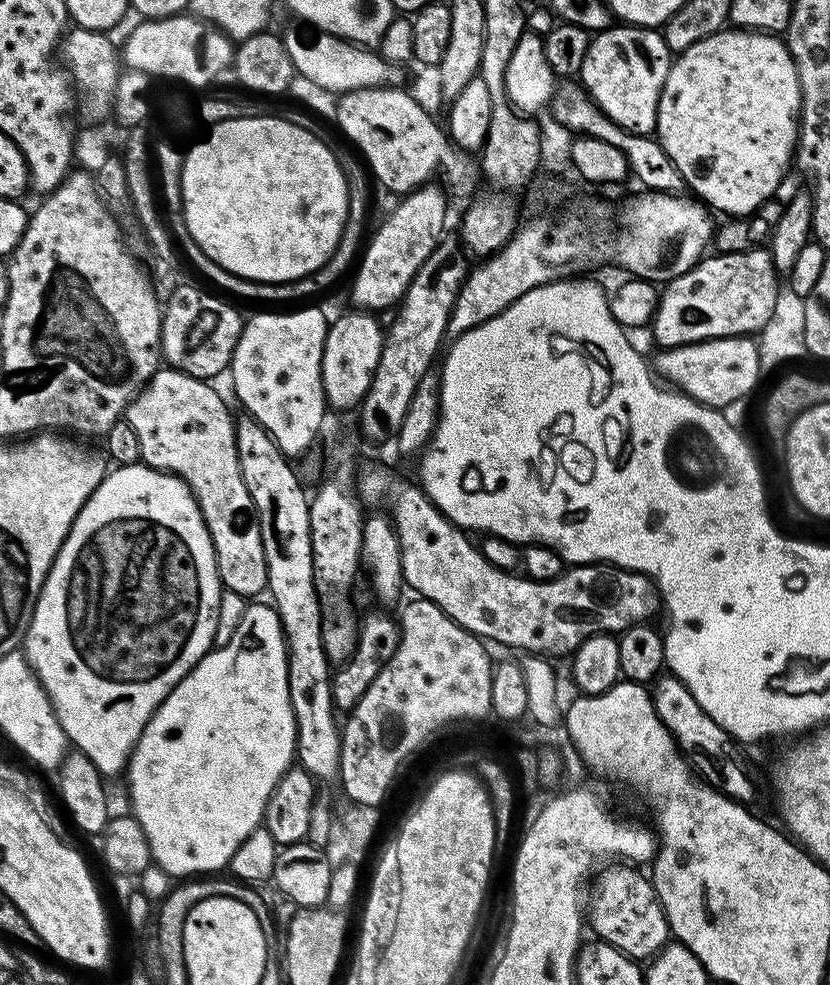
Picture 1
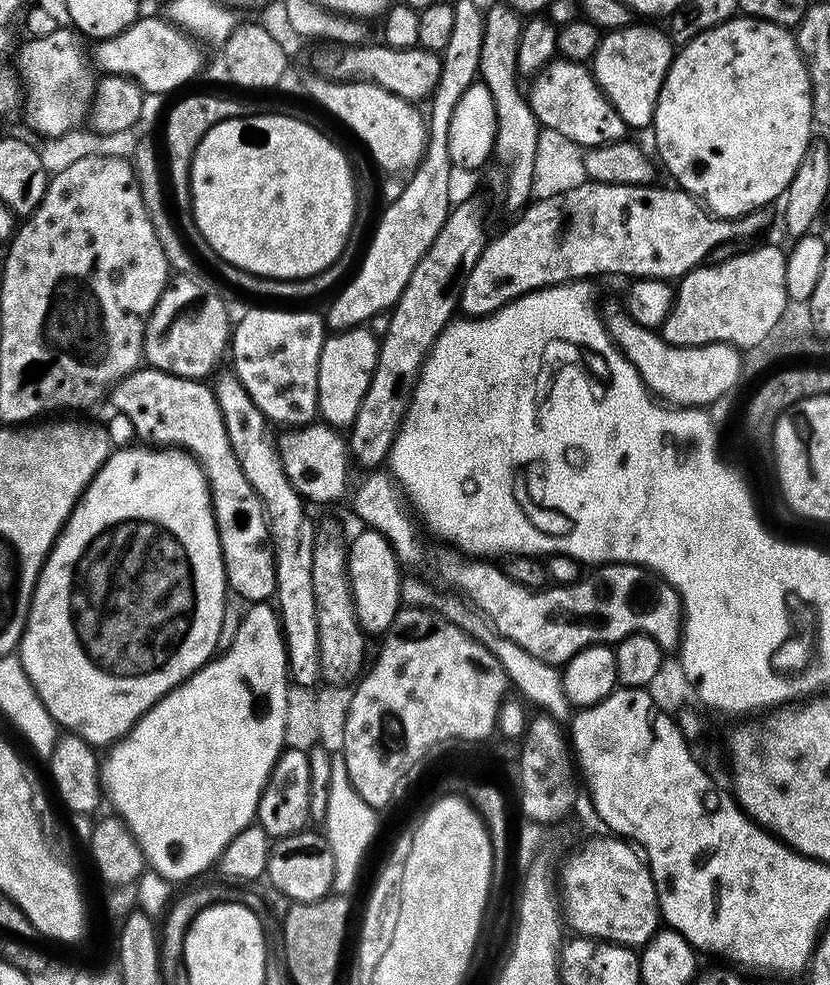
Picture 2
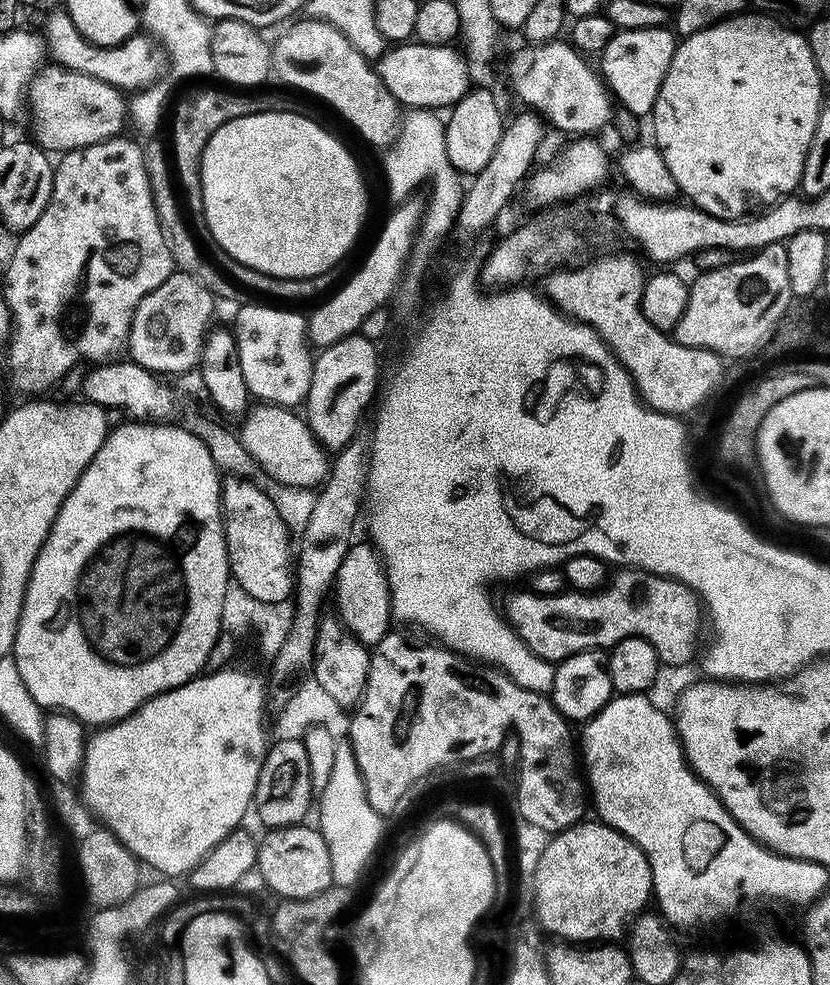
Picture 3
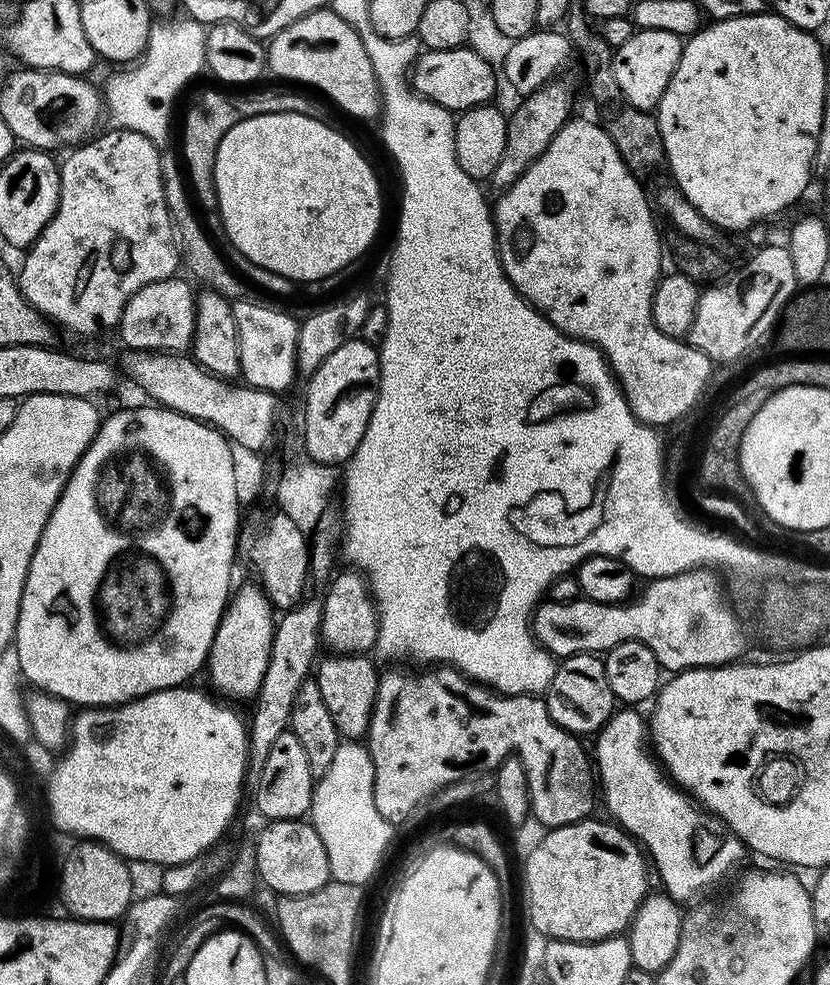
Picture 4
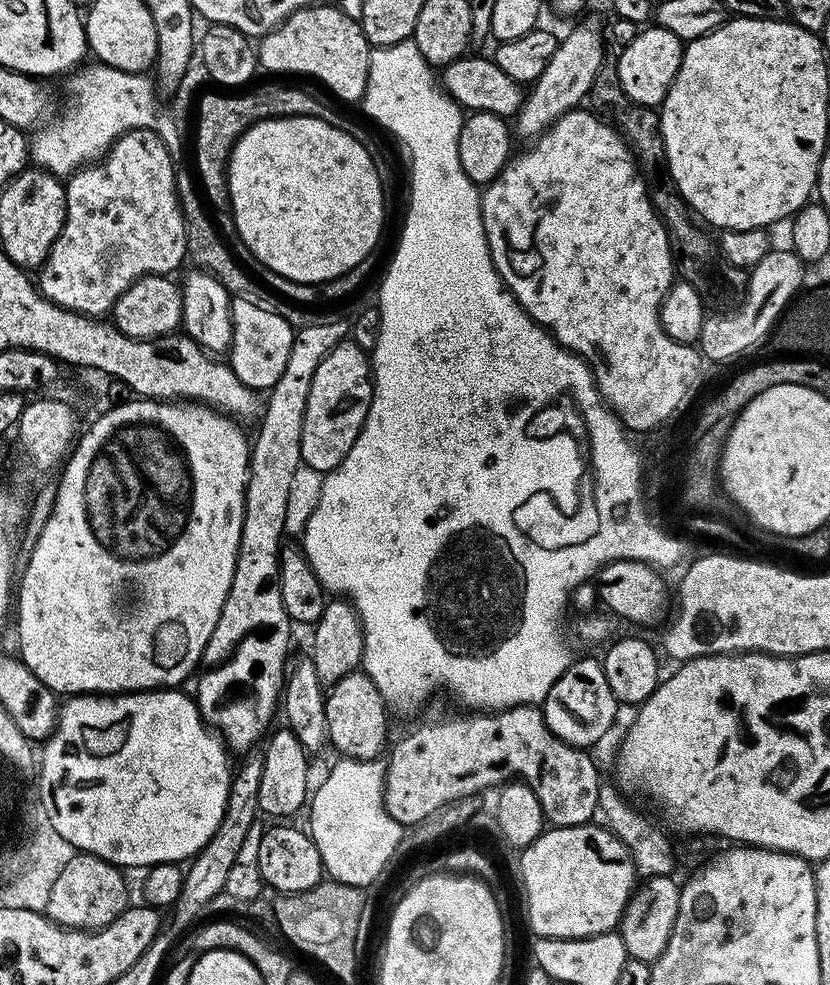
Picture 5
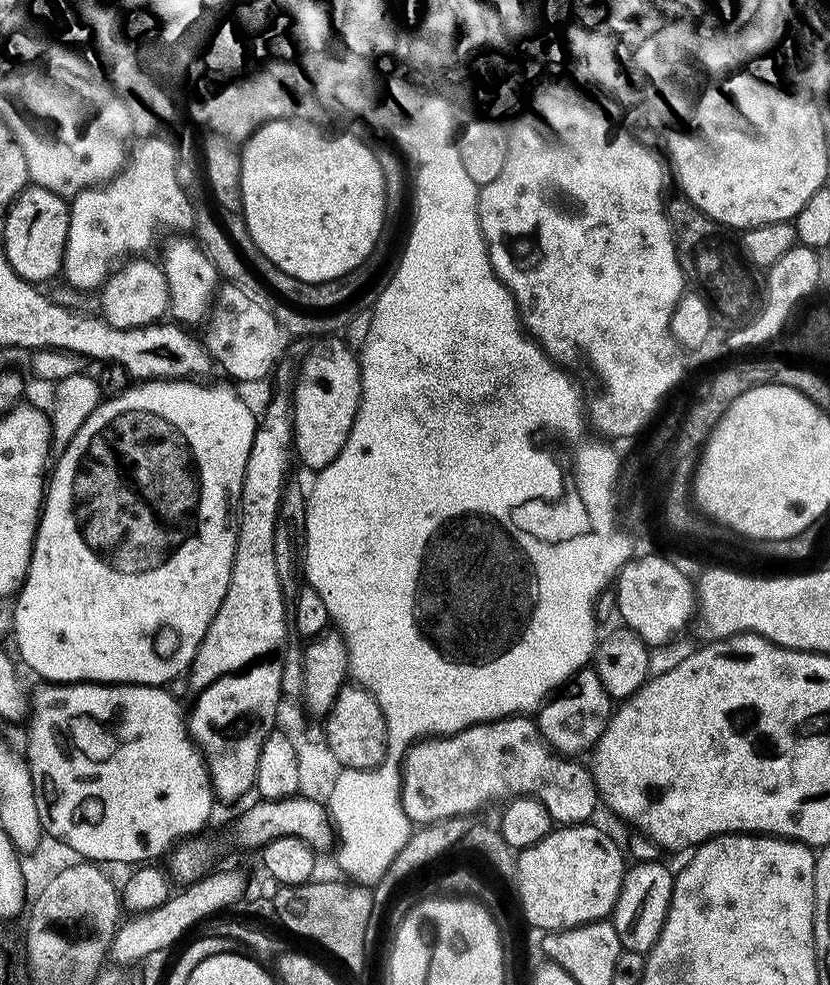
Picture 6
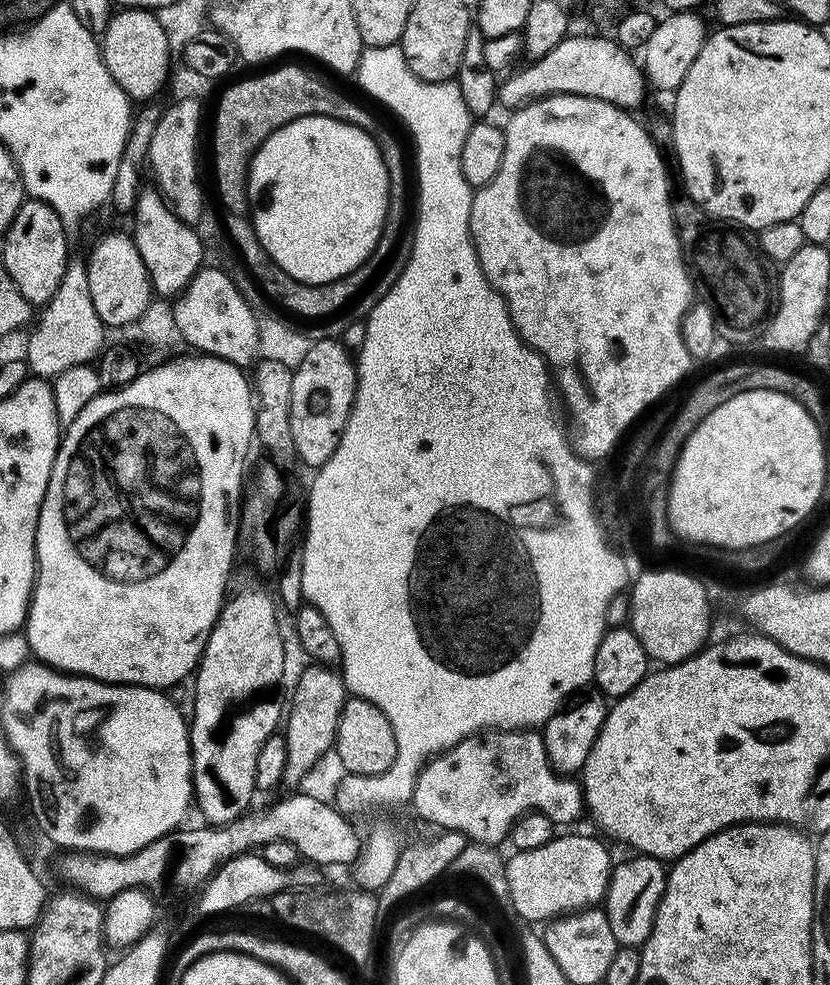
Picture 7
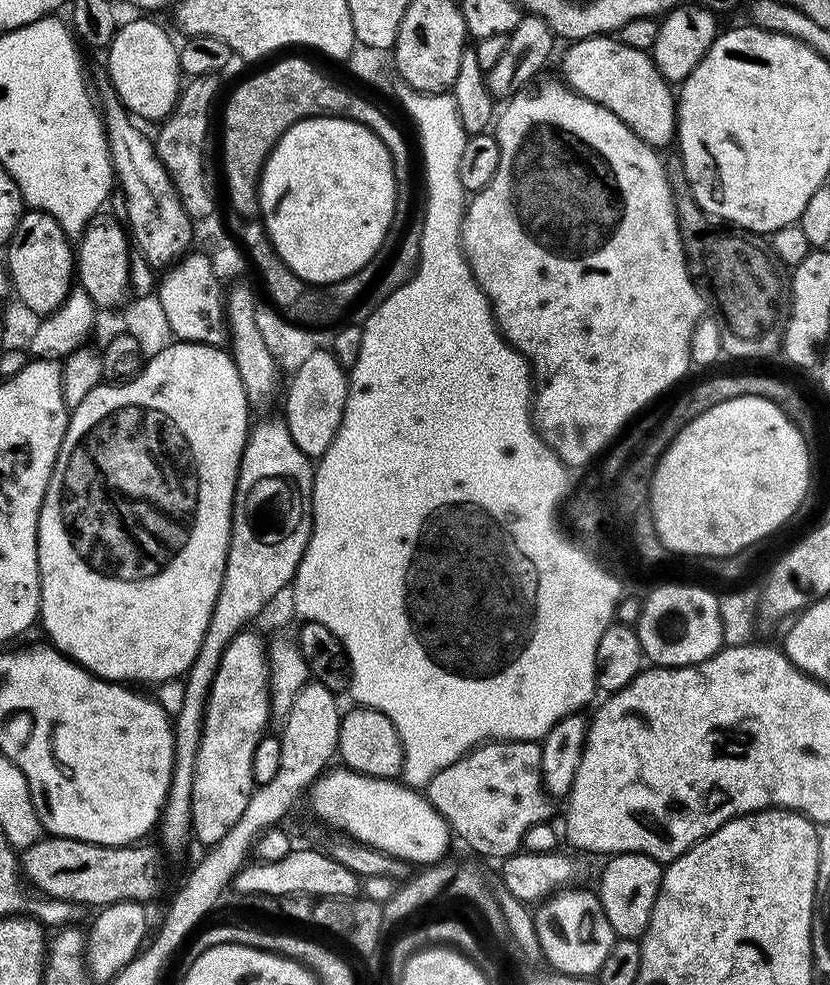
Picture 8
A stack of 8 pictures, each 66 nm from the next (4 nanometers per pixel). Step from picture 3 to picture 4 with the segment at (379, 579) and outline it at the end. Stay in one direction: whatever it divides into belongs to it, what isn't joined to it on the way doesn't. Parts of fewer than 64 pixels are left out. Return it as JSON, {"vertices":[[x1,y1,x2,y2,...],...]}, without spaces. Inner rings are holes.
{"vertices":[[356,570,347,571,337,571,331,577,332,585,329,586,328,593,322,596,319,639,323,647,328,647,327,651,332,654,368,654,375,649,378,636,380,618,376,614,376,602,363,575]]}

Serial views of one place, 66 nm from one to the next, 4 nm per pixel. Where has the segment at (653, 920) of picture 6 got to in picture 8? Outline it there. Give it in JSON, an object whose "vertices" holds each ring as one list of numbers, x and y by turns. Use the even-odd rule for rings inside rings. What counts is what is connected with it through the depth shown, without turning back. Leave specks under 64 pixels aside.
{"vertices":[[622,852,611,857,605,864,608,865,600,876,600,888,598,887,602,910,606,910,606,918,610,918,610,926,616,931,617,937,635,940,643,936,650,922,658,890,662,886,664,868,661,861,637,852]]}

